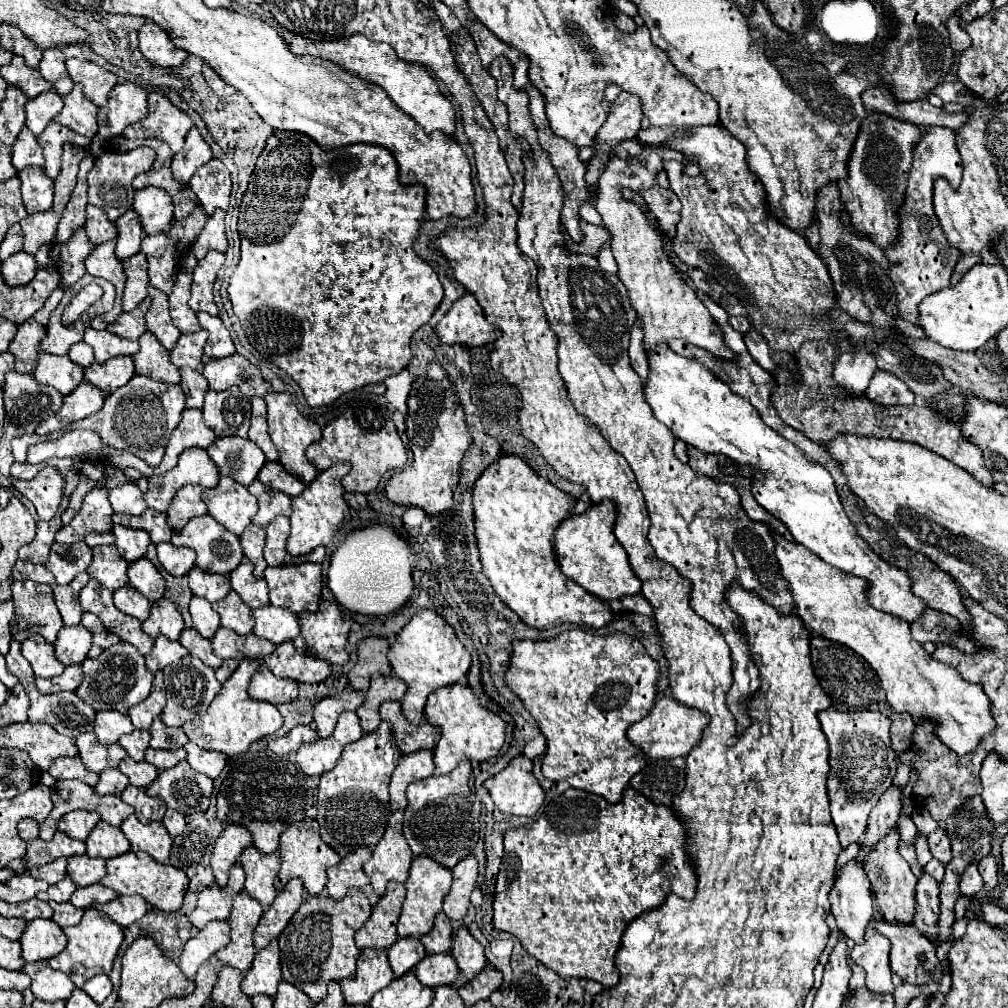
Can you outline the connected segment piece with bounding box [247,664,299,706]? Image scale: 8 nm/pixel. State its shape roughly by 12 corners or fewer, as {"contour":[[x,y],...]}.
{"contour":[[265,664],[247,688],[253,700],[285,704],[297,682],[273,676]]}

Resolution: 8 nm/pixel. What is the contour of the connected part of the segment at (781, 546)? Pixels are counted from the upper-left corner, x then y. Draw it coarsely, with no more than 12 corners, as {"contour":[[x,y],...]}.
{"contour":[[775,532],[797,616],[849,646],[893,710],[959,756],[995,730],[979,684],[933,660],[865,580]]}

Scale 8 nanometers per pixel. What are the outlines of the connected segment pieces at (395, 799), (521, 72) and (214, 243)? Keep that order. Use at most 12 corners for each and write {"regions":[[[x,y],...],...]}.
{"regions":[[[433,750],[399,758],[391,776],[393,810],[407,806],[405,788],[435,772]],[[519,52],[519,68],[515,74],[515,84],[523,90],[529,86],[529,60]],[[213,212],[193,244],[197,260],[209,250],[225,252],[225,212]]]}

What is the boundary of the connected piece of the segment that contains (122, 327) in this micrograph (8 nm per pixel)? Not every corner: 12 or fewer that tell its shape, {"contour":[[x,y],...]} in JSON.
{"contour":[[151,298],[123,312],[107,330],[137,340],[147,330]]}

